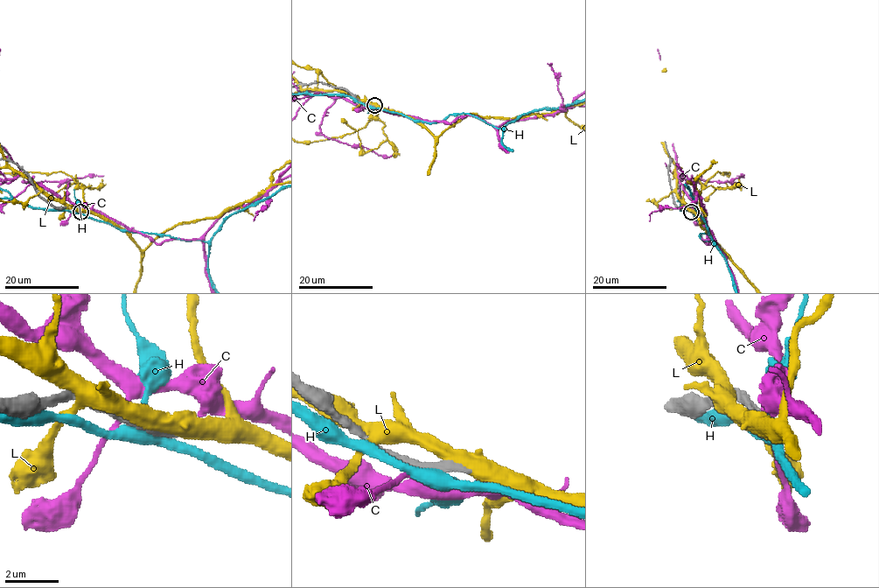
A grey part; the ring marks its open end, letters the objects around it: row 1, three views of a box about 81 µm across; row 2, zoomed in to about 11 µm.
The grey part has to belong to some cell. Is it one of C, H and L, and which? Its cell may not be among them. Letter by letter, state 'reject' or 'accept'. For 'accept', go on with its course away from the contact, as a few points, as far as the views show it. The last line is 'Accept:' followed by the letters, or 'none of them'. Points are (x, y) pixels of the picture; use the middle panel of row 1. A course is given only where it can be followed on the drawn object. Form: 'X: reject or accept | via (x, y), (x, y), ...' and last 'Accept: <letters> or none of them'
C: reject
H: reject
L: reject
Accept: none of them

